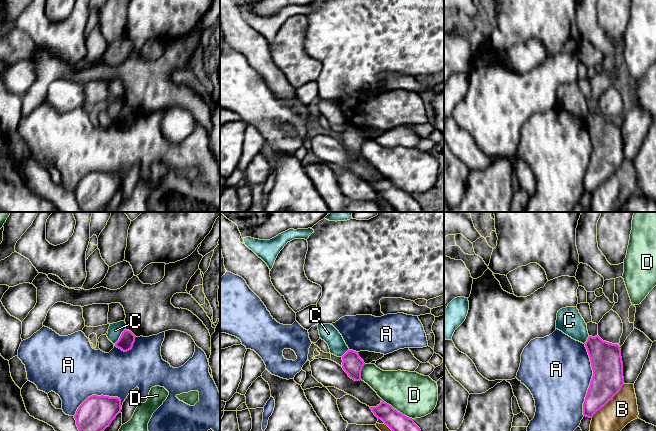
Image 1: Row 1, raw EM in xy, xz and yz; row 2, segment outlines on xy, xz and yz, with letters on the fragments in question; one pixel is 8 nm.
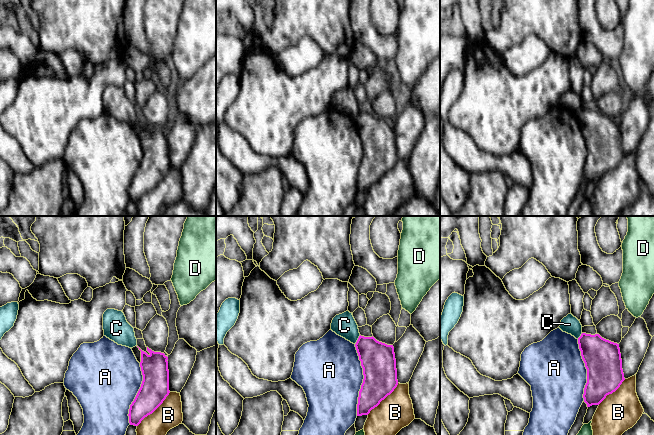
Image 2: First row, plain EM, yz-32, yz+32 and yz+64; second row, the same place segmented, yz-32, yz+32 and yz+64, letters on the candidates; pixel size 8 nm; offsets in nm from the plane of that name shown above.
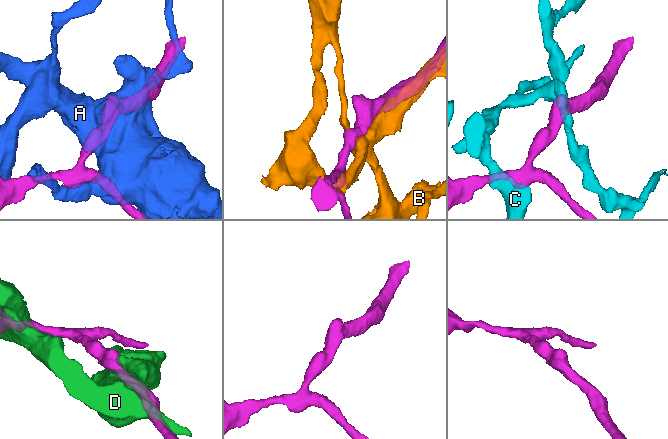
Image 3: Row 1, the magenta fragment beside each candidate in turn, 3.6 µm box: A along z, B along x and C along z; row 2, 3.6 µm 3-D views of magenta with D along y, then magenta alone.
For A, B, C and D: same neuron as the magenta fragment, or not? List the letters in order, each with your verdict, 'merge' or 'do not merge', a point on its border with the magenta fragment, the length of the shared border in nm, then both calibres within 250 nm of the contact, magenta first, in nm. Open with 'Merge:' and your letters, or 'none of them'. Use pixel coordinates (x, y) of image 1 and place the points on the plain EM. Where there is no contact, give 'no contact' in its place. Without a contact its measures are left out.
Merge: none of them
A: do not merge; contact yz (591, 155); length 600 nm; calibres 260 and 480 nm
B: do not merge; contact yz (609, 176); length 380 nm; calibres 260 and 260 nm
C: do not merge; contact xy (120, 112); length 160 nm; calibres 120 and 120 nm
D: do not merge; contact xz (397, 187); length 300 nm; calibres 200 and 360 nm

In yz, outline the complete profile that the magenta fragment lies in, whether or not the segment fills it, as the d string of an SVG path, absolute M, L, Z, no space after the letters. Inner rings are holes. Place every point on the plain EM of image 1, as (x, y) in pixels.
M598 111L589 112L584 120L593 152L583 179L583 191L592 194L625 160L623 138L618 120L603 117Z

